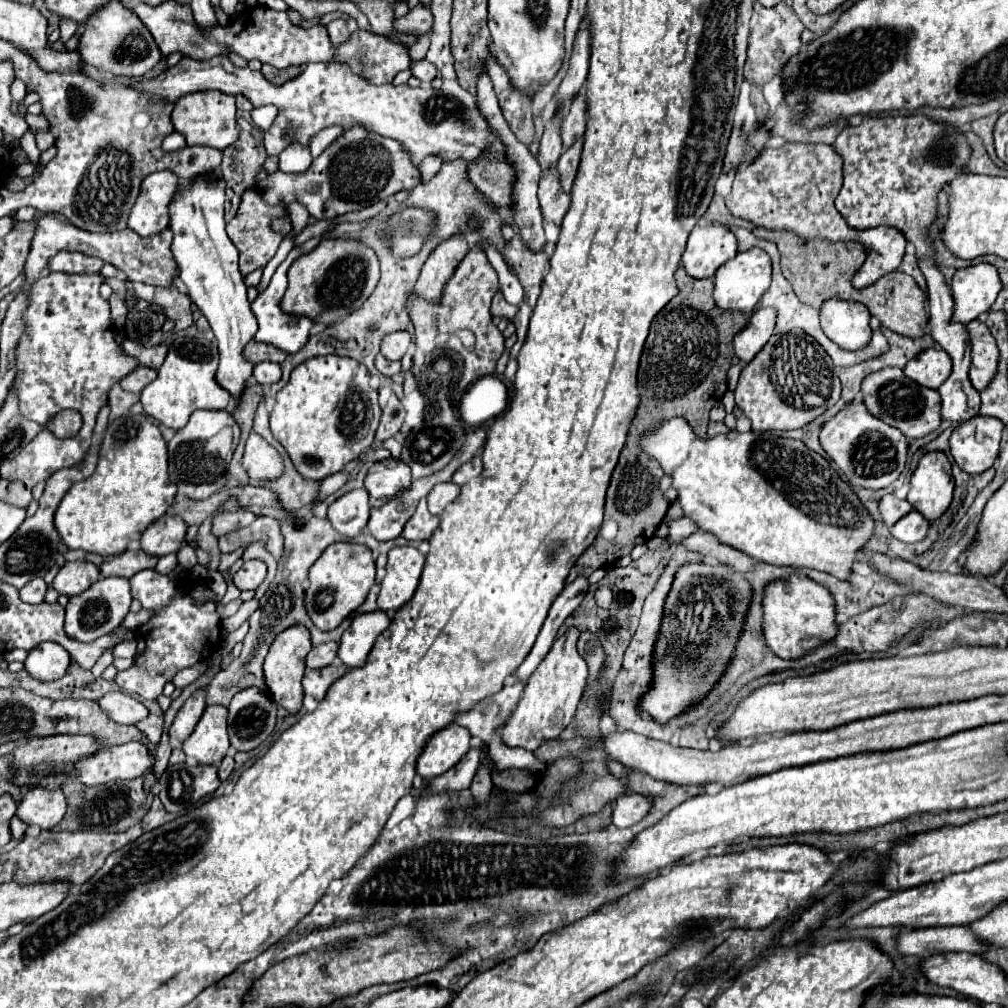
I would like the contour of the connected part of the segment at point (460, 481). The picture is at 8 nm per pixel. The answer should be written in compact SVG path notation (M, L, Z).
M475 456L475 458L471 458L469 462L465 462L465 464L453 474L451 482L455 482L457 486L463 486L463 484L467 484L469 480L477 478L477 476L481 474L481 470L483 470L483 466L481 466L481 456Z

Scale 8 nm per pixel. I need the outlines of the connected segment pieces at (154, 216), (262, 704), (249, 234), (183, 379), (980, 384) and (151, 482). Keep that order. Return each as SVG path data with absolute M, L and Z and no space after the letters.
M171 170L149 174L129 214L129 228L139 236L153 236L169 226L167 206L179 186L179 178Z
M251 686L235 694L229 706L229 740L235 750L249 752L265 742L277 722L277 704Z
M251 188L243 196L237 216L227 224L227 234L239 250L239 270L243 276L251 274L255 268L265 266L275 256L275 252L283 240L281 234L275 234L273 230L269 230L269 222L271 222L271 218L275 218L275 214L283 214L283 208L281 206L267 206L259 198L259 194L255 194L255 188Z
M175 338L169 346L169 354L163 366L157 370L159 376L145 386L141 392L141 404L149 416L153 416L159 424L179 430L187 424L189 416L199 410L223 410L227 408L231 394L223 390L215 382L217 372L217 352L211 348L209 340L201 338Z
M979 320L969 322L967 332L969 332L969 338L971 338L969 378L971 378L971 384L977 390L983 390L995 374L999 350L995 346L995 338L991 336L991 332L987 330L987 326L983 322L979 322Z
M121 416L105 430L95 472L77 482L55 512L55 528L69 550L95 554L125 552L145 528L161 518L175 498L175 484L167 476L167 442L147 416Z

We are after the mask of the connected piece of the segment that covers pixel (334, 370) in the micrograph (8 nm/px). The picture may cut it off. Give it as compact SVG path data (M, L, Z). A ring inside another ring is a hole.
M315 356L301 362L293 372L289 382L277 392L275 408L271 412L271 432L273 438L287 450L295 470L303 478L323 480L331 474L337 474L345 468L347 462L357 458L363 452L363 440L379 426L381 406L379 392L371 388L371 376L367 366L347 358L347 356Z

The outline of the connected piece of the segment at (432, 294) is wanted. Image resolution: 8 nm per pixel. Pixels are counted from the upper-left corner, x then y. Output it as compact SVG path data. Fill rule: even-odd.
M453 236L447 242L439 244L425 266L421 268L419 280L415 284L415 294L427 302L437 304L443 296L443 288L453 276L455 268L463 260L463 256L469 252L469 242L463 236Z

